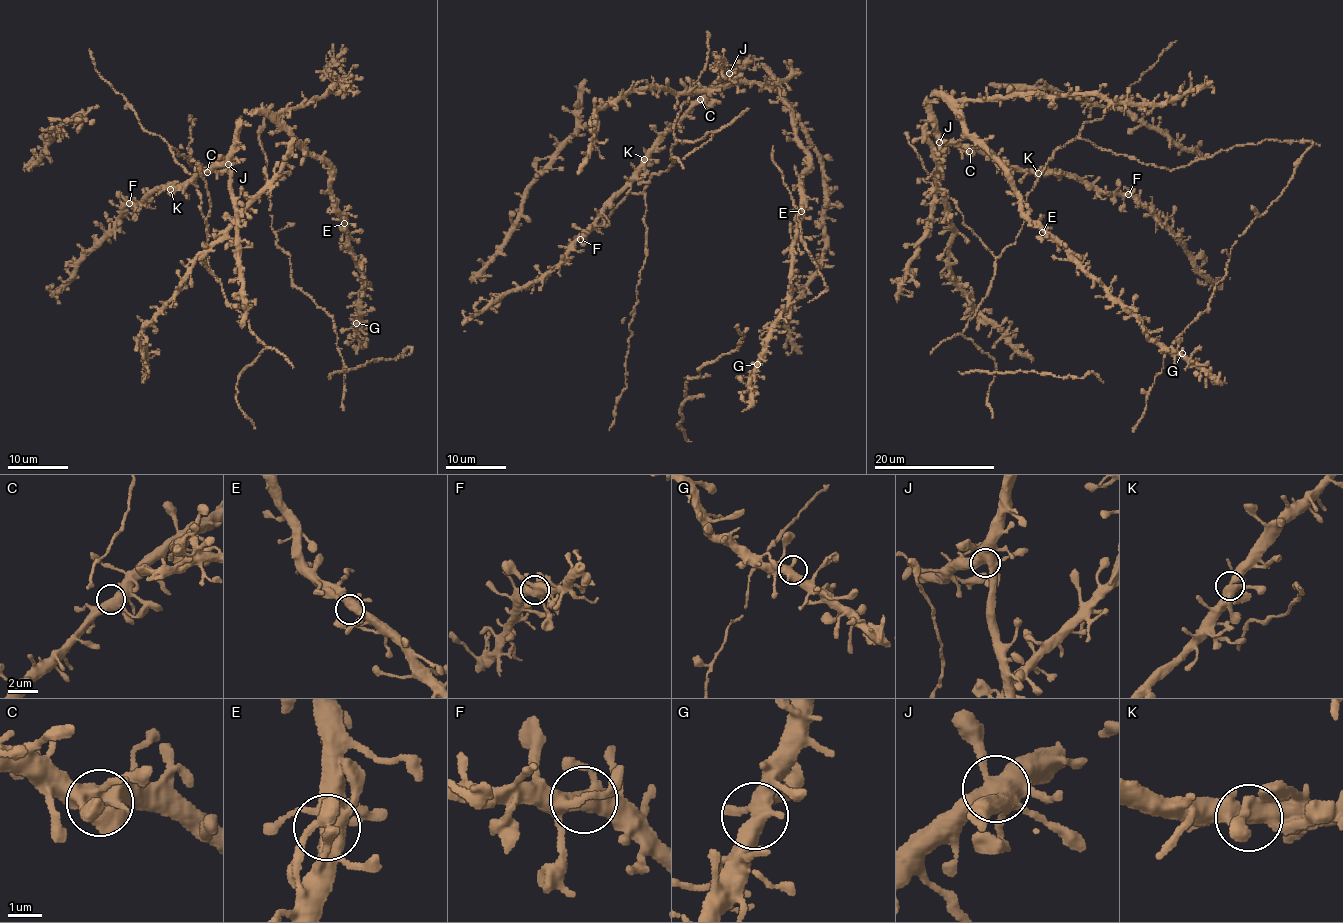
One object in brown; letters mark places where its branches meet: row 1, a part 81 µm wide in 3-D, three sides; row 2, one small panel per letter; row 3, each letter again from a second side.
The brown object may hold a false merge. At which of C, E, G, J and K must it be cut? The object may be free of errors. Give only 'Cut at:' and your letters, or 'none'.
Cut at: none

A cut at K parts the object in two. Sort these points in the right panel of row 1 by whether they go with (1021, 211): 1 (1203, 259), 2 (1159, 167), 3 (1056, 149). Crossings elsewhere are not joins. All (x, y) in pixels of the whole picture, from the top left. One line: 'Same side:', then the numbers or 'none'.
Same side: 2, 3

